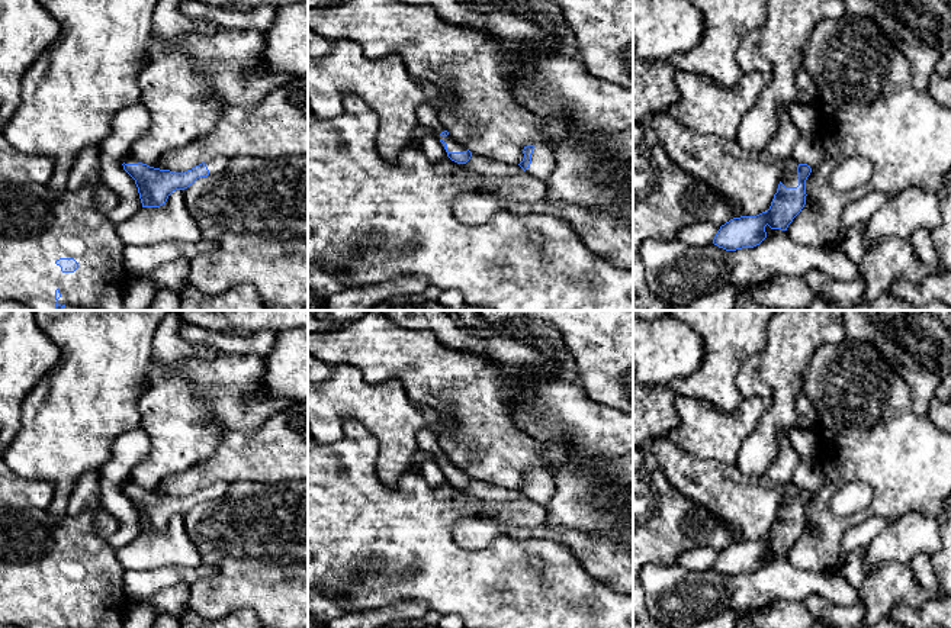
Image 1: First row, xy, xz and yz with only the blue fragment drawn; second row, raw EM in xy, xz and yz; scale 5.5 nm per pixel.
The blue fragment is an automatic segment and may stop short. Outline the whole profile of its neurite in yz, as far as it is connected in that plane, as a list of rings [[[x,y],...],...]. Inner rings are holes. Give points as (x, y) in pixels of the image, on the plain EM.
[[[799,489],[796,495],[785,496],[770,534],[756,541],[730,544],[720,551],[713,569],[726,576],[754,573],[767,563],[767,550],[771,554],[787,555],[806,529],[806,505],[810,497],[812,493],[807,489]]]

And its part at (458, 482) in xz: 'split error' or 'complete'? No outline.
split error

